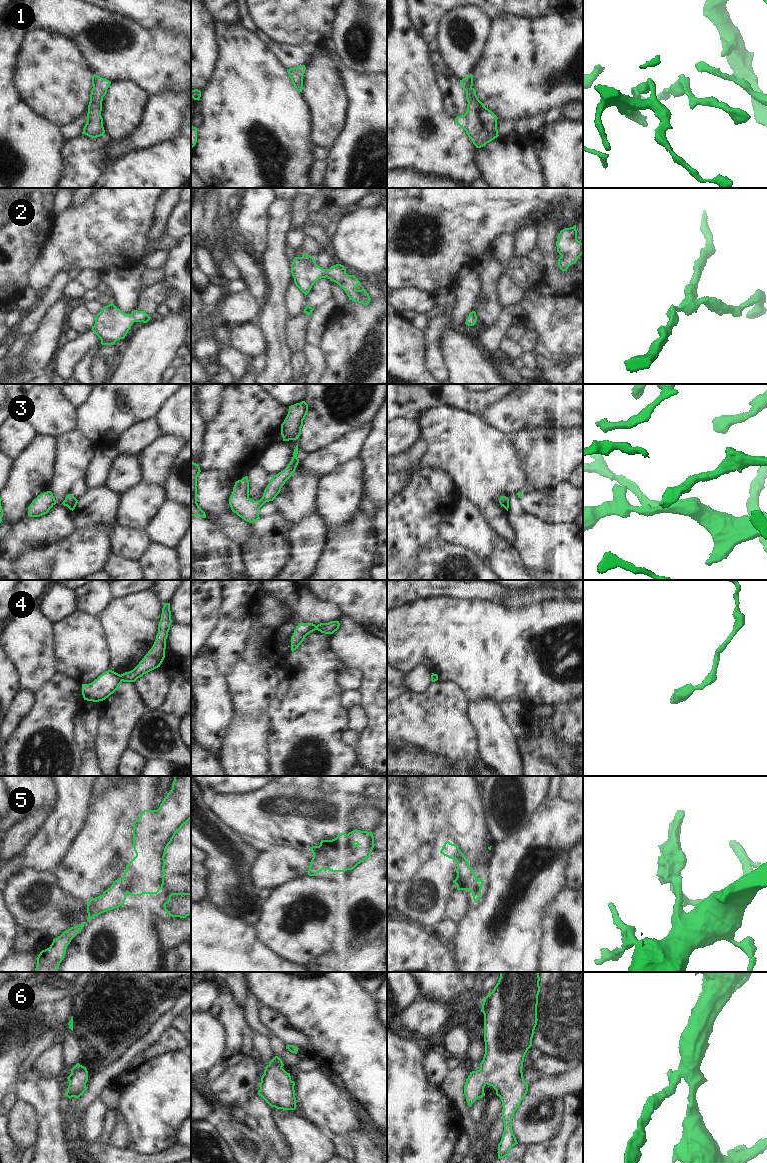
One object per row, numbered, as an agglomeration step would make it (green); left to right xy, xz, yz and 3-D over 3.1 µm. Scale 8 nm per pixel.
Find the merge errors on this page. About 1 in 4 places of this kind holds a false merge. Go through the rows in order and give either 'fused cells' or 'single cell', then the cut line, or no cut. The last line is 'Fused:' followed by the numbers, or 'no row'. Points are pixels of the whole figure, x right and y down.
1: single cell | no cut
2: single cell | no cut
3: single cell | no cut
4: single cell | no cut
5: single cell | no cut
6: single cell | no cut
Fused: no row

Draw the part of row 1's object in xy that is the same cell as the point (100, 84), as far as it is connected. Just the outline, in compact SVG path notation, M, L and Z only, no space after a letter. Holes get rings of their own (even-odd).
M98 75L92 76L93 88L90 94L88 105L87 121L83 128L82 134L91 138L104 136L103 118L101 116L103 97L107 93L111 81Z

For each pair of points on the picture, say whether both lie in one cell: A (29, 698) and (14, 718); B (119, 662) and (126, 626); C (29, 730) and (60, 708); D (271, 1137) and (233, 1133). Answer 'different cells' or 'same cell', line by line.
A: same cell
B: same cell
C: same cell
D: different cells

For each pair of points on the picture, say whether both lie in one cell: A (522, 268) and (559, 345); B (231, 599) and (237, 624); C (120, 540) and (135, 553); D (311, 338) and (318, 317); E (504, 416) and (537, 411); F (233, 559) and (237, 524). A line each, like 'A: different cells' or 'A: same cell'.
A: different cells
B: same cell
C: same cell
D: same cell
E: same cell
F: different cells

